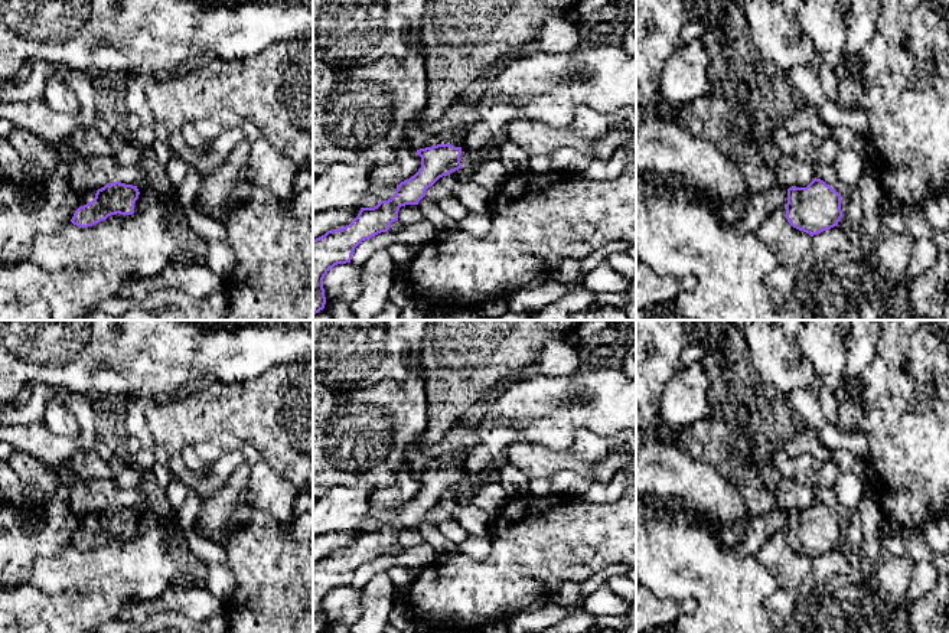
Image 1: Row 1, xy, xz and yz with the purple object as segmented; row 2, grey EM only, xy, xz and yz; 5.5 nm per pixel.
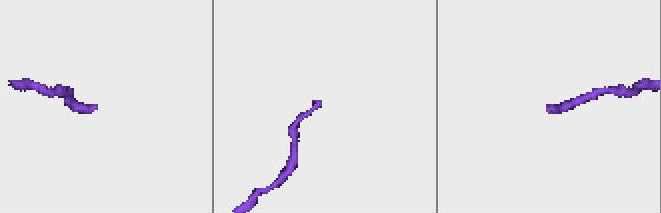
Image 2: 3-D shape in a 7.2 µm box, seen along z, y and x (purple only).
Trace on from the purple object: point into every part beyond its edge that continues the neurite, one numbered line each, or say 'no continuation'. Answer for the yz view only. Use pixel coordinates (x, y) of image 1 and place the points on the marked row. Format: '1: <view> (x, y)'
1: yz (757, 206)

